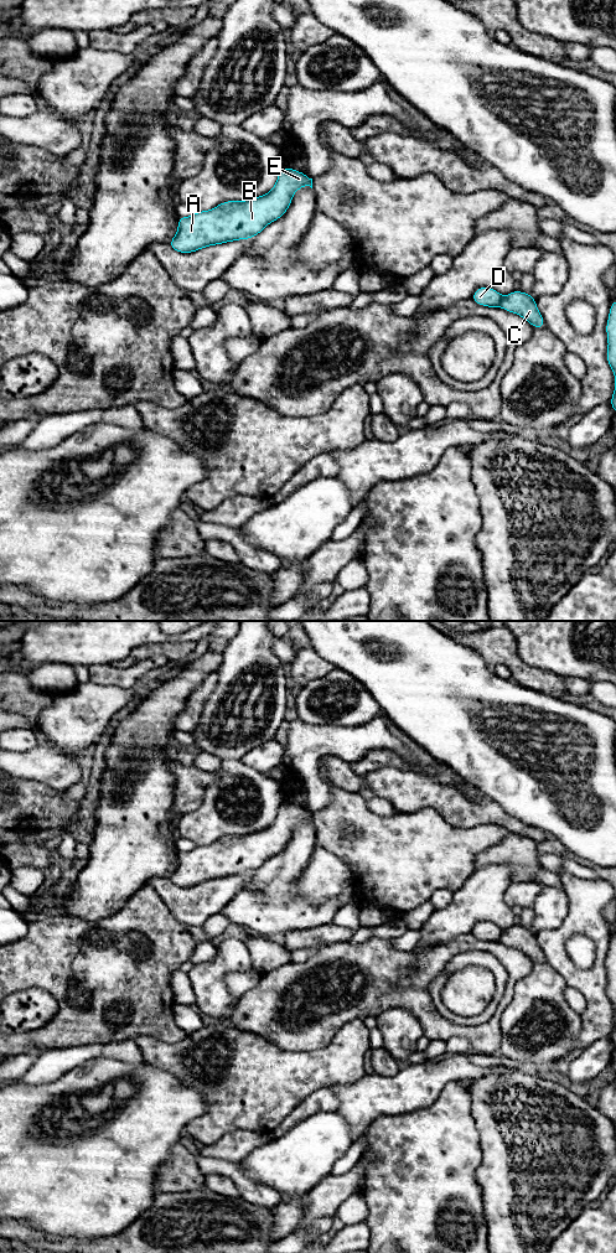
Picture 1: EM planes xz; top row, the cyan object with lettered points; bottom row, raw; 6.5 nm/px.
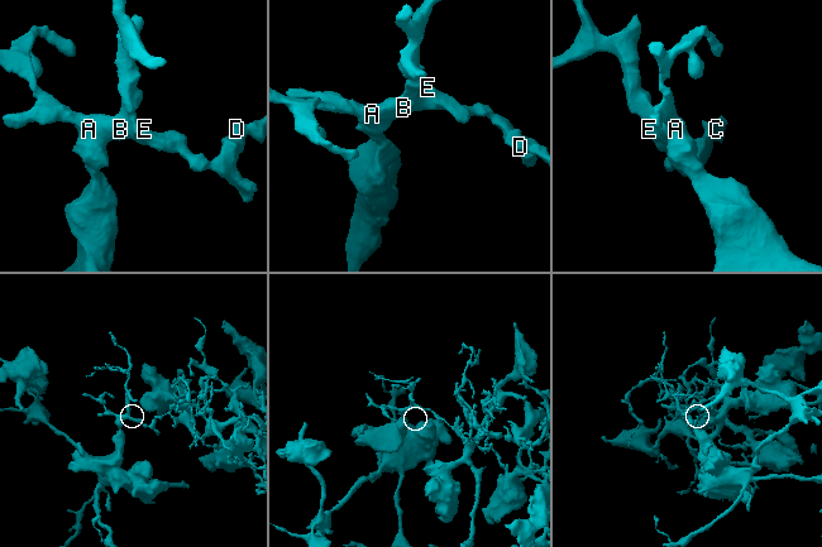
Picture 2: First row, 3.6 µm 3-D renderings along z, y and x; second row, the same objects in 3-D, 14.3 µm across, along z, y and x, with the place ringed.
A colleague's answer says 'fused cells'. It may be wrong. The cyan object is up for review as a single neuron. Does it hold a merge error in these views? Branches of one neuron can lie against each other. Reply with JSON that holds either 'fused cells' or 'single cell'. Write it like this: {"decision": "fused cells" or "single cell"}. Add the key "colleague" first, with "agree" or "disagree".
{"colleague": "agree", "decision": "fused cells"}

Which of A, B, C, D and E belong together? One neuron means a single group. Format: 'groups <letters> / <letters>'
groups A B D E / C

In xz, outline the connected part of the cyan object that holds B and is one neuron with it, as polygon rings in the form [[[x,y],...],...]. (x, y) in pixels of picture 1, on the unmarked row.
[[[285,801],[276,813],[275,820],[266,829],[245,835],[226,835],[209,845],[196,846],[190,851],[177,851],[178,865],[169,880],[178,887],[193,887],[209,880],[238,874],[252,874],[269,858],[278,855],[289,844],[294,827],[304,820],[312,823],[312,813],[306,808]]]

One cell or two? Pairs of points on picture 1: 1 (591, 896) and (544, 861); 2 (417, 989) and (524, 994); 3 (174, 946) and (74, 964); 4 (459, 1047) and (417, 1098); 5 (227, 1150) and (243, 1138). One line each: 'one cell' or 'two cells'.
1: two cells
2: two cells
3: one cell
4: two cells
5: one cell

